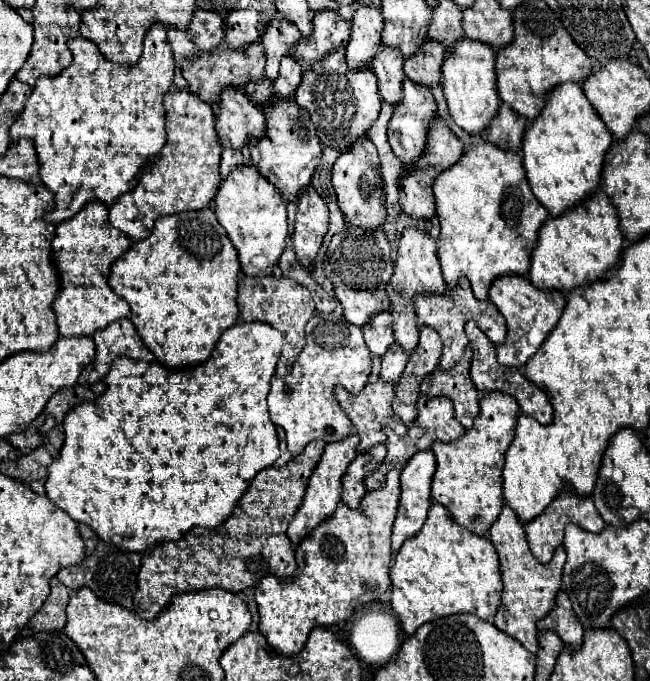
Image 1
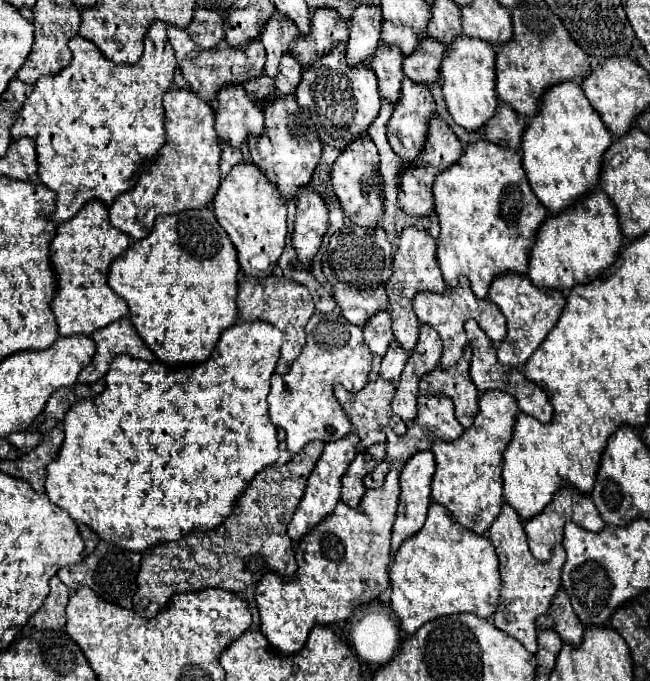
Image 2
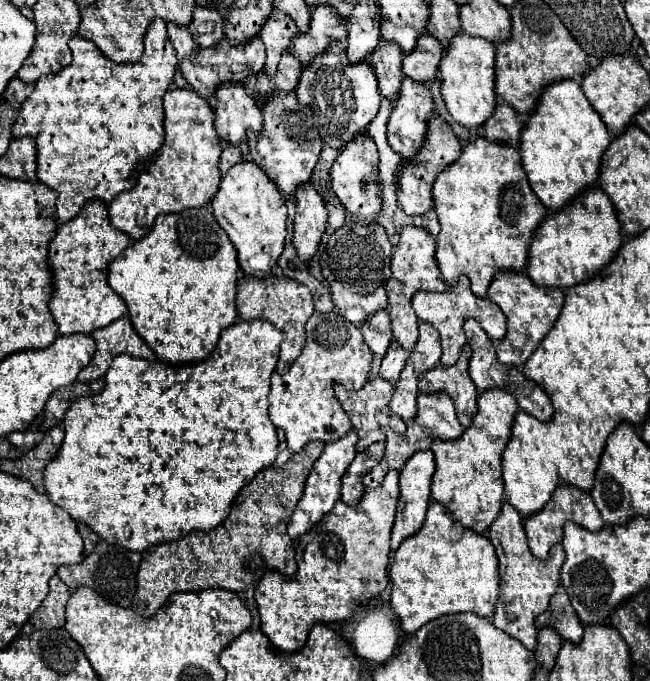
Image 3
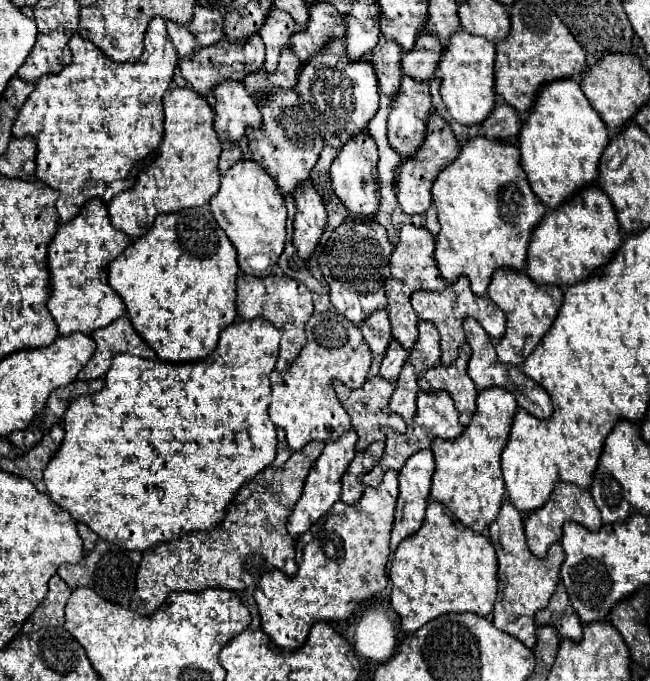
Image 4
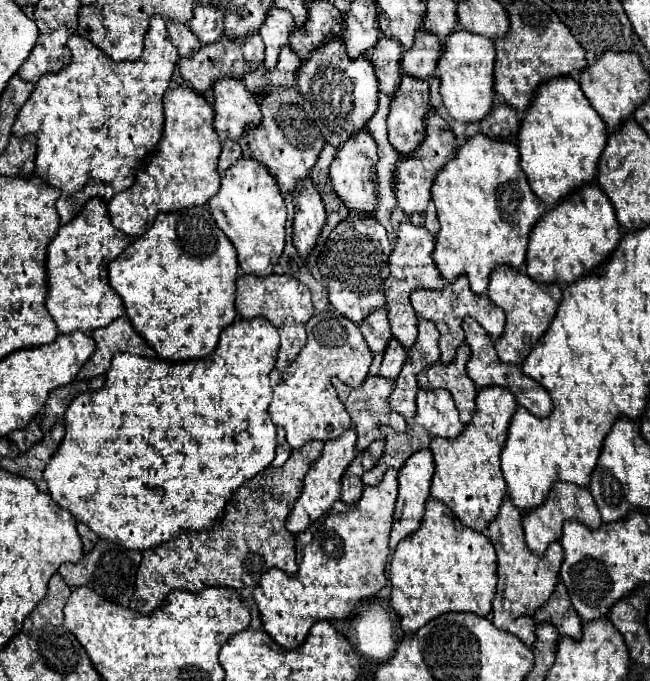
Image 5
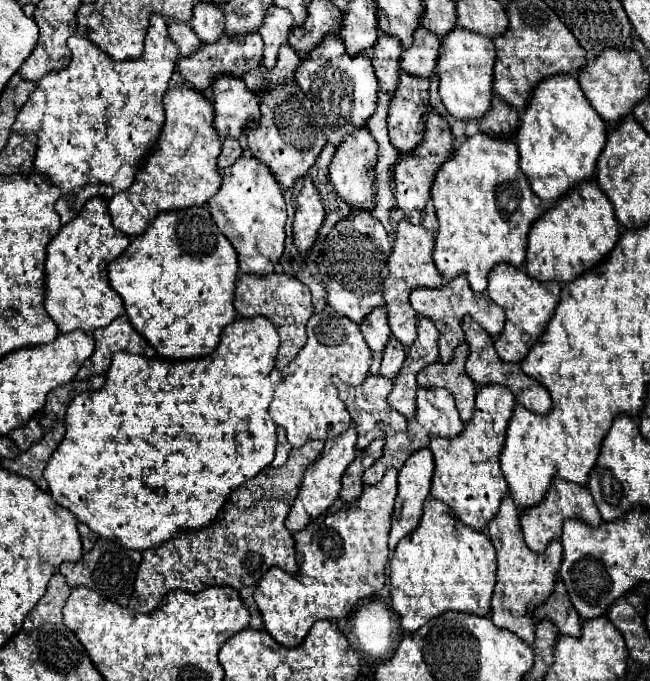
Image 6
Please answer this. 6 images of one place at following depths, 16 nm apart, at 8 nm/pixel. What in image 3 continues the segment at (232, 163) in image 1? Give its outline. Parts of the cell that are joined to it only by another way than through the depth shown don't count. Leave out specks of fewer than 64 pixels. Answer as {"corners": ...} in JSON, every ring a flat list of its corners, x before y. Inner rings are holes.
{"corners":[[224,144,222,148,222,156,220,156,220,172,226,174,234,164,238,164,242,160,242,152,240,148,236,146,230,146,230,144]]}

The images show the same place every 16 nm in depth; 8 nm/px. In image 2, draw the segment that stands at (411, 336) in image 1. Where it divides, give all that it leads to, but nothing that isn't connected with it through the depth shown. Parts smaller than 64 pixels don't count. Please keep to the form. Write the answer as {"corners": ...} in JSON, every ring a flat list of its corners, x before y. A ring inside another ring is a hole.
{"corners":[[414,226,404,228,402,236,400,236,400,244,392,262,392,278,386,284,386,292,390,298,390,308,388,312,392,314,392,330,394,330,394,338,400,342,402,348,406,348,408,352,412,352,412,348,418,344,418,318,414,314,412,308,412,300,418,292,444,292,446,290,446,282,442,278,440,266,438,266,438,258,436,258,436,240,424,232,418,230]]}

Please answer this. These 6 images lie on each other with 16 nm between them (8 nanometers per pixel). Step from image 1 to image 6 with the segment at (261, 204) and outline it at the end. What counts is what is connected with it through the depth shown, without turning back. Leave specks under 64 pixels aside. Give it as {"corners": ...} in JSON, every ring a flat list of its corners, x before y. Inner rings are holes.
{"corners":[[240,156,236,164,224,170,222,186,216,196,208,200,210,214,218,228,228,236,238,252,238,264,244,274,272,274,276,262,284,252,284,224,286,204,276,178,254,156]]}

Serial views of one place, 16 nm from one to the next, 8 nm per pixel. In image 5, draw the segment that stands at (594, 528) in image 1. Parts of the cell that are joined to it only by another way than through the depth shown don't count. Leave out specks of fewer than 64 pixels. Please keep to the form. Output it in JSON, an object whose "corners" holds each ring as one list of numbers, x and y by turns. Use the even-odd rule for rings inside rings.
{"corners":[[556,482,548,500,526,512,522,516,522,526,524,526,524,534,526,534,526,544,528,548,534,552,534,554,544,554,546,548,552,544,552,542,558,542,562,538,562,524,566,520,578,520,578,522,584,522,584,526,596,530,600,528,602,520,600,520,600,512,592,500,592,494,588,488,582,488,582,486,576,486,572,482]]}

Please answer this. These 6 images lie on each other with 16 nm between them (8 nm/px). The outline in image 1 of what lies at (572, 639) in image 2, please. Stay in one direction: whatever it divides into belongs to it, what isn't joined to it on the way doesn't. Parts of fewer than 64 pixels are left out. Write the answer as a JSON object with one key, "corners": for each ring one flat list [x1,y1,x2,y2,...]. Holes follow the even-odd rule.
{"corners":[[560,592,556,598,556,606,552,608,552,612,542,618,538,622,538,630,546,632,546,630,554,630,562,642,570,648,576,650,582,644,582,626,570,606,570,600,566,596,566,592]]}

